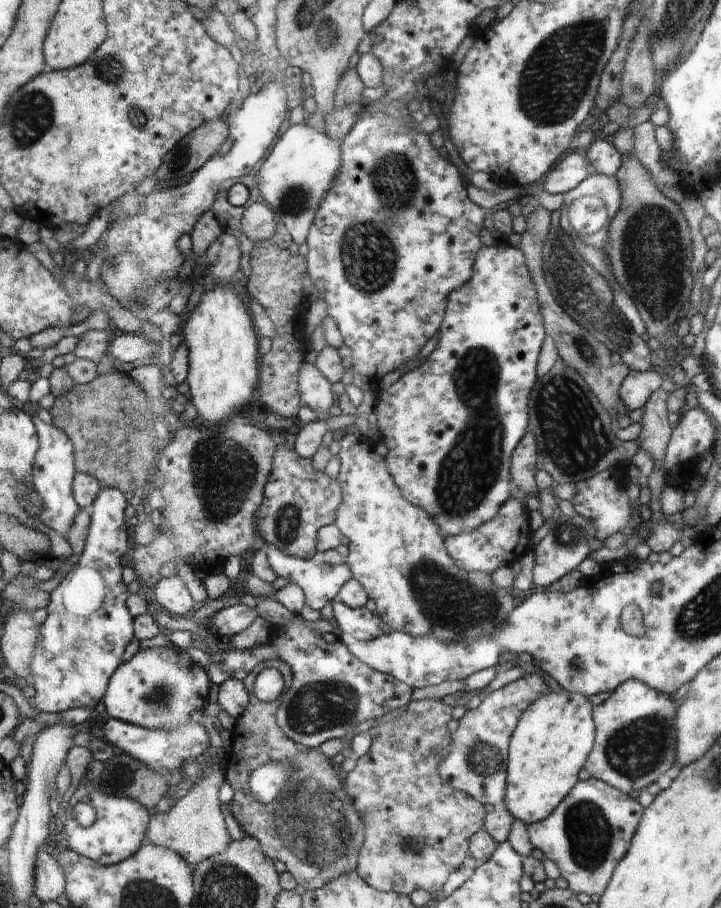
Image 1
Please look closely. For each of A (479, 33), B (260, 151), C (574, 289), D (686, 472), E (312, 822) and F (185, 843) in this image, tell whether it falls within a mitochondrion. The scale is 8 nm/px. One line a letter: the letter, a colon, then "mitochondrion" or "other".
A: other
B: other
C: mitochondrion
D: other
E: mitochondrion
F: other

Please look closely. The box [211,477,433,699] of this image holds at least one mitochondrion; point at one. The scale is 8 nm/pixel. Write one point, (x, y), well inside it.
(288, 524)

